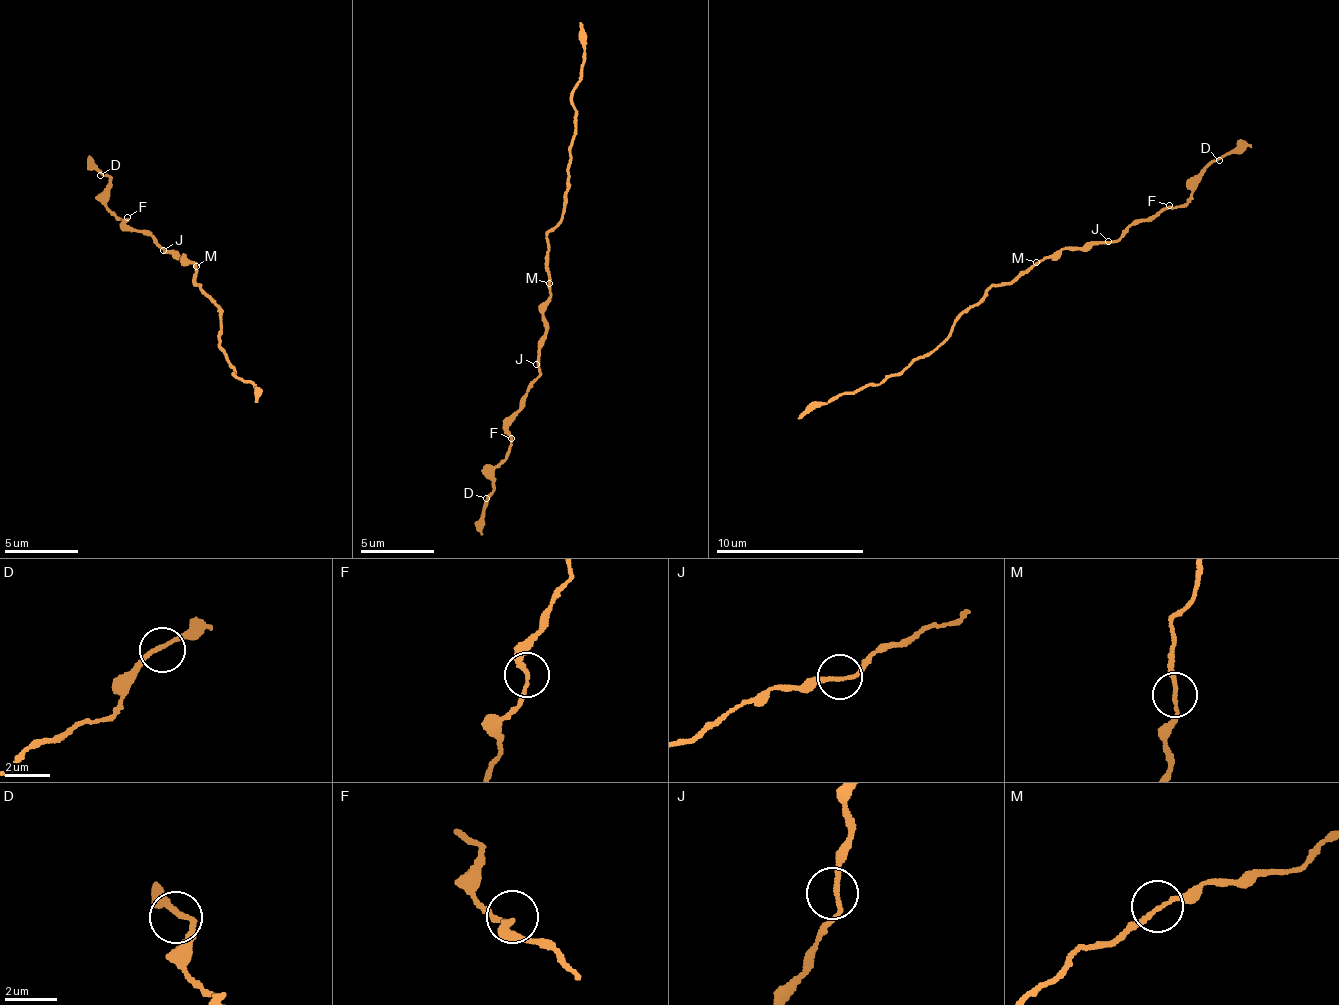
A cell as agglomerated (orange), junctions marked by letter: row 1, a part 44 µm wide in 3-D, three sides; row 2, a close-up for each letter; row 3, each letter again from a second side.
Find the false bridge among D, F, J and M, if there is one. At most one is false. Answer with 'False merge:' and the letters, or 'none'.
False merge: none

